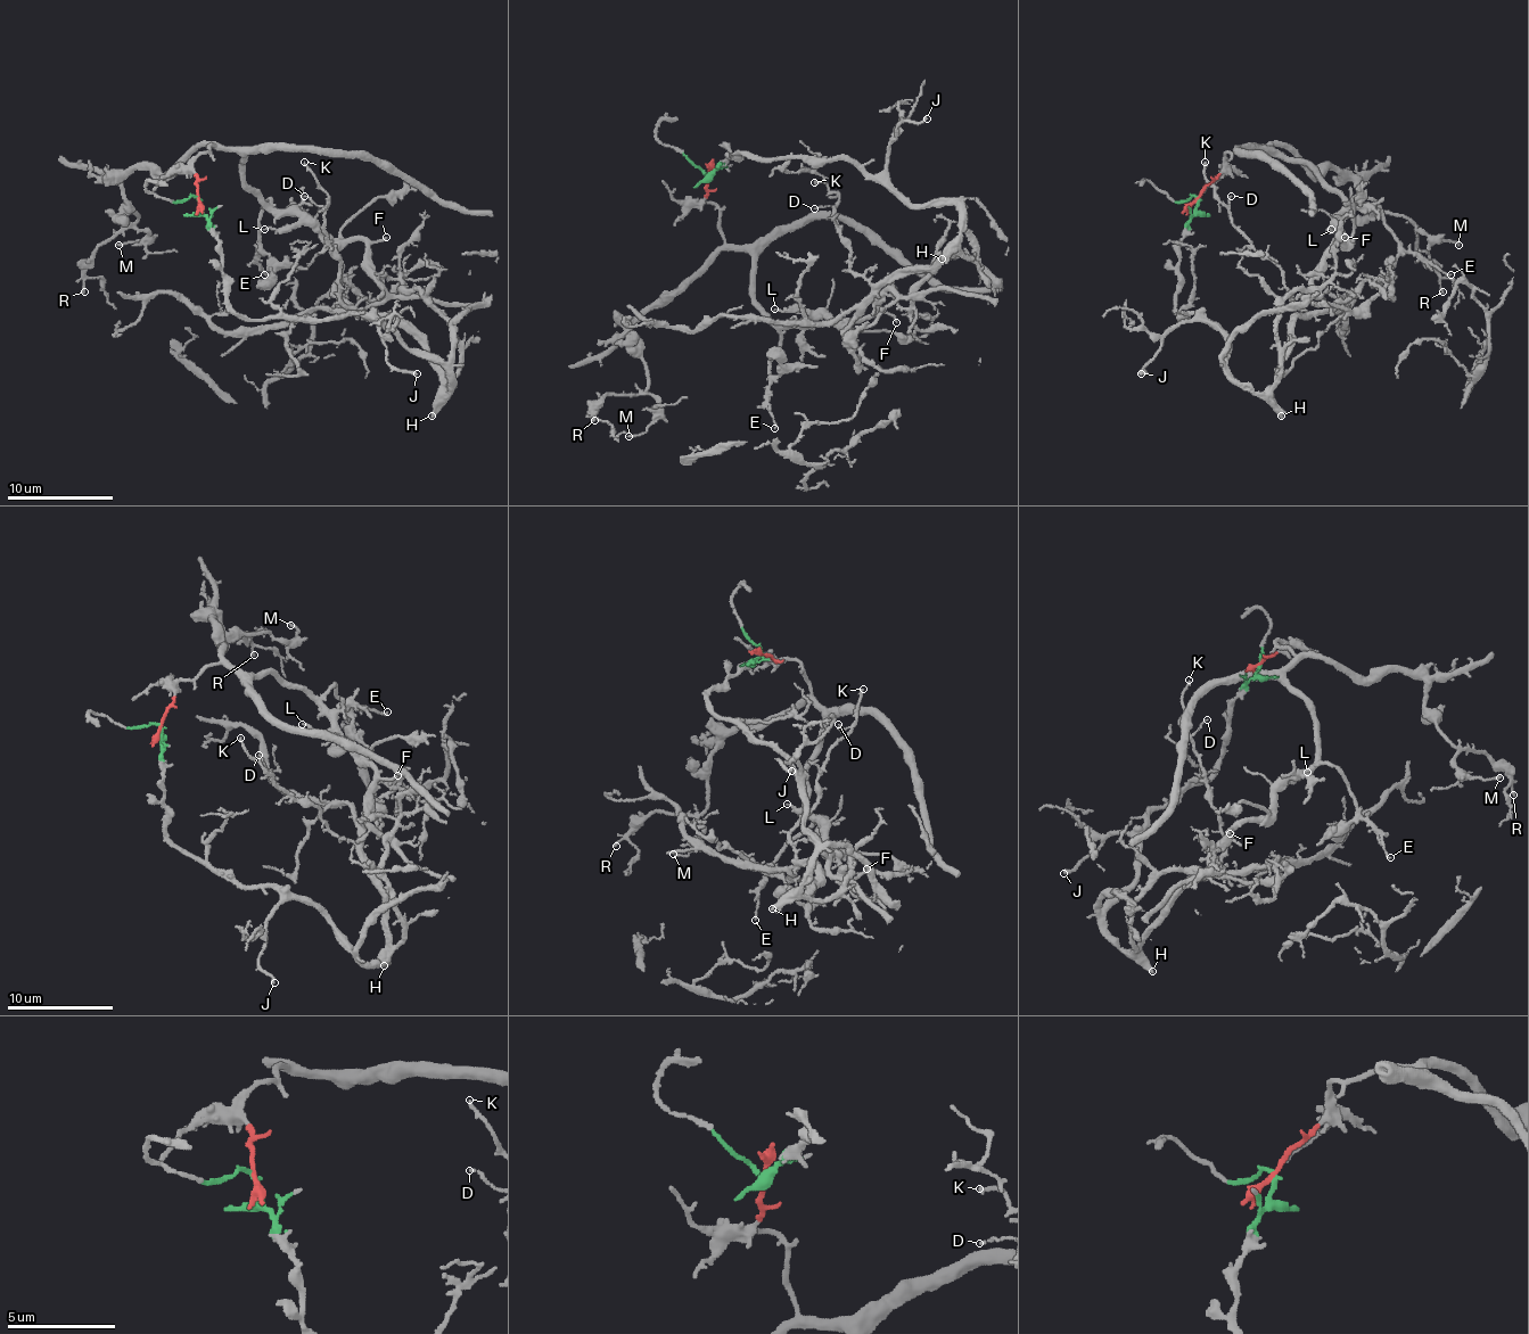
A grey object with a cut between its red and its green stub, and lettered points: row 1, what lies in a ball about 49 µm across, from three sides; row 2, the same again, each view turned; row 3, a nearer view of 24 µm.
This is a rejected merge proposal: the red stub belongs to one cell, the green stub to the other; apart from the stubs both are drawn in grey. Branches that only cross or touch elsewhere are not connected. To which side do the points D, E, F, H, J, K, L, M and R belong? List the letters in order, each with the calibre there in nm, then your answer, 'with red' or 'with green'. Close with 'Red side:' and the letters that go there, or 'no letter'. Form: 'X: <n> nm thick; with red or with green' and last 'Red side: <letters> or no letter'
D: 110 nm thick; with green
E: 130 nm thick; with red
F: 140 nm thick; with red
H: 440 nm thick; with green
J: 200 nm thick; with green
K: 160 nm thick; with green
L: 140 nm thick; with red
M: 160 nm thick; with red
R: 180 nm thick; with red
Red side: E, F, L, M, R

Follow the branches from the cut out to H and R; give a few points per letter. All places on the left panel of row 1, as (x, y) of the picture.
H: (197, 199), (219, 241), (227, 303), (237, 313), (372, 313), (450, 377), (450, 395), (430, 417)
R: (197, 199), (192, 167), (213, 146), (165, 173), (129, 170), (121, 194), (137, 221), (97, 249), (83, 293)

